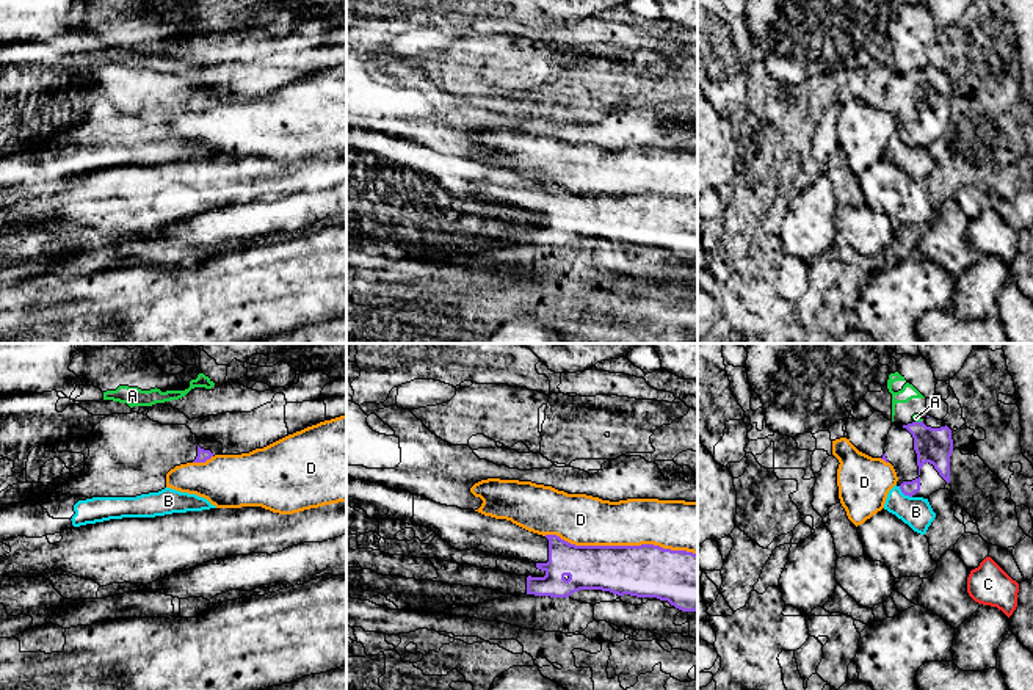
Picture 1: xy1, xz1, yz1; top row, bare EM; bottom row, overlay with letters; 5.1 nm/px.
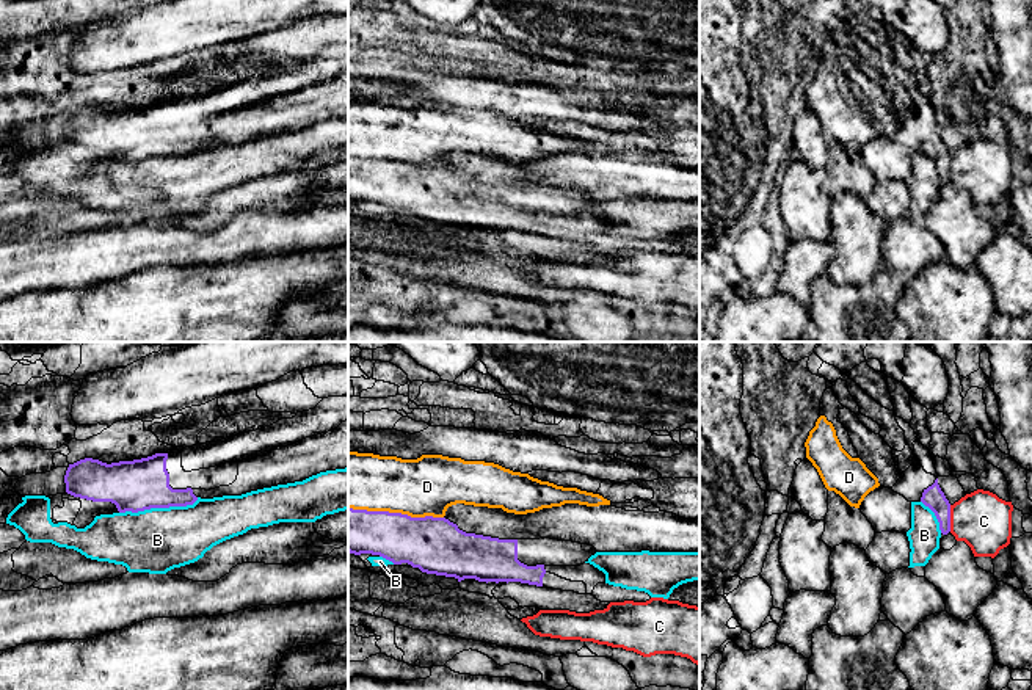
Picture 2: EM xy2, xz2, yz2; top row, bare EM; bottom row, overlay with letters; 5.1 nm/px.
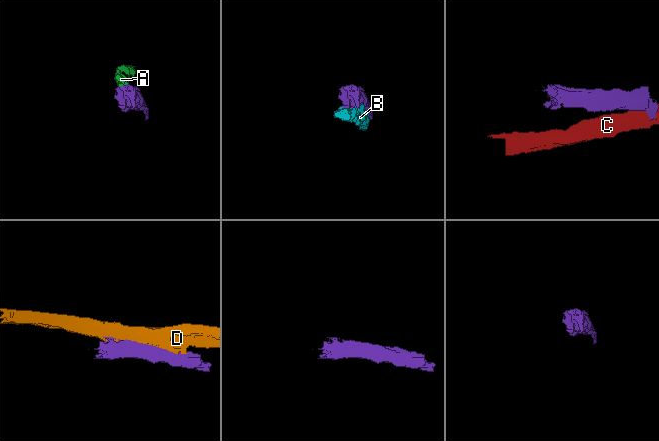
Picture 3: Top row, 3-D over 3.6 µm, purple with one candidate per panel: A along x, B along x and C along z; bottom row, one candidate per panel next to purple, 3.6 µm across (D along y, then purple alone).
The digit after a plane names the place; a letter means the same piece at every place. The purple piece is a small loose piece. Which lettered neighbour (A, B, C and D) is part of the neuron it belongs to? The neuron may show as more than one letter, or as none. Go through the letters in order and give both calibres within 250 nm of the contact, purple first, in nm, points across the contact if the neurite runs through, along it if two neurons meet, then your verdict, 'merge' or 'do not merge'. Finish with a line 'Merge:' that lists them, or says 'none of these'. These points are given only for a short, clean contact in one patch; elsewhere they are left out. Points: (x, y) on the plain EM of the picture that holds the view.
A: calibres 190 and 40 nm; do not merge
B: calibres 260 and 320 nm; do not merge
C: calibres 110 and 280 nm; do not merge
D: calibres 280 and 260 nm; do not merge
Merge: none of these

